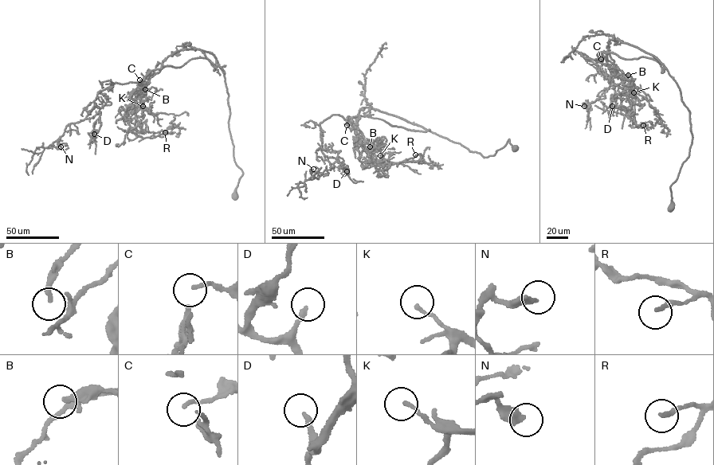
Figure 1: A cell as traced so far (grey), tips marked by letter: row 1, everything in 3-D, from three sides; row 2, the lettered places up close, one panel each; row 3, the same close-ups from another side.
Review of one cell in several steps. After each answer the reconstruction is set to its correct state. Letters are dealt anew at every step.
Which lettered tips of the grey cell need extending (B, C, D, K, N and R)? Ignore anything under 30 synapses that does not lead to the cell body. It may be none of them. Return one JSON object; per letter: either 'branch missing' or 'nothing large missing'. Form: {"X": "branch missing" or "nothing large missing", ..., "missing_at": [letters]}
{"B": "nothing large missing", "C": "nothing large missing", "D": "nothing large missing", "K": "nothing large missing", "N": "nothing large missing", "R": "nothing large missing", "missing_at": []}

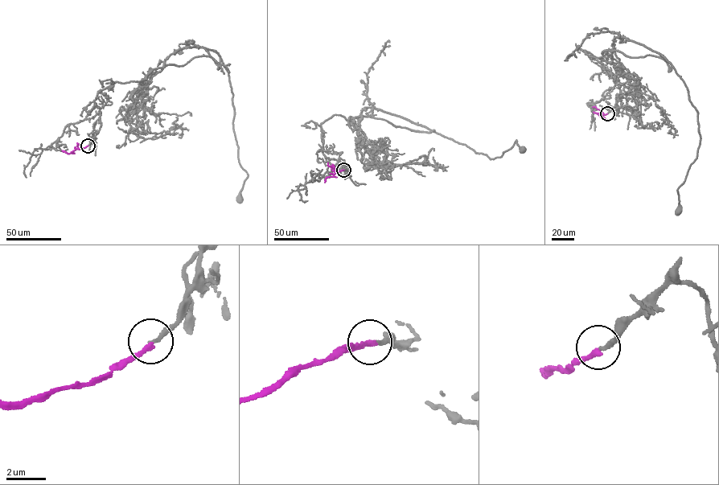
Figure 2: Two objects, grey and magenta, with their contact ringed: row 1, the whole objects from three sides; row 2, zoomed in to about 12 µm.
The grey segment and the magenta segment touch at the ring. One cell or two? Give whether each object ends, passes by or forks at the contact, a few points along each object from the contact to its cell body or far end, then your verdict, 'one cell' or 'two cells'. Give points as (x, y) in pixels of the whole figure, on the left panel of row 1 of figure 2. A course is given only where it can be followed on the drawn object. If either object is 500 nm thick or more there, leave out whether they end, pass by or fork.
grey ends there; magenta ends there; grey runs (88, 145), (101, 125), (98, 91), (195, 57), (209, 55), (218, 64), (221, 59), (248, 175), (240, 199); magenta runs (88, 145), (76, 149), (71, 153), (61, 150); one cell

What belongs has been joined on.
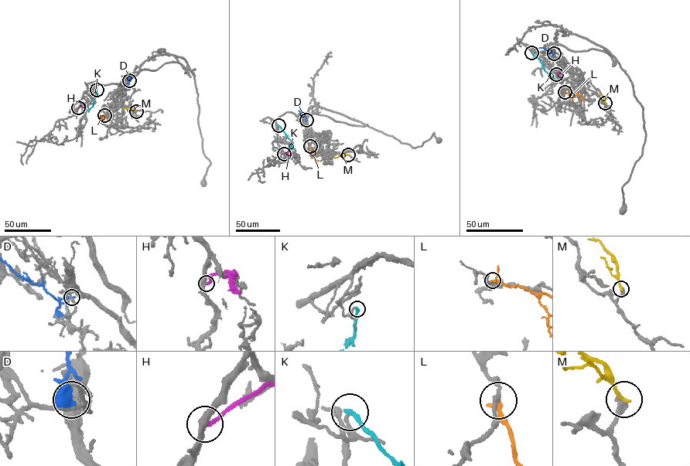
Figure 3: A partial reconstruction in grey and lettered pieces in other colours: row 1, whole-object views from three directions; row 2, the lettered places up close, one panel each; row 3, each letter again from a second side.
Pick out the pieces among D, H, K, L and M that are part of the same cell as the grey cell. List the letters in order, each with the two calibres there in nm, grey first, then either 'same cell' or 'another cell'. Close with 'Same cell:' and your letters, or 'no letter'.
D: 160/200 nm | another cell
H: 360/200 nm | another cell
K: 190/240 nm | another cell
L: 200/180 nm | another cell
M: 320/180 nm | another cell
Same cell: no letter

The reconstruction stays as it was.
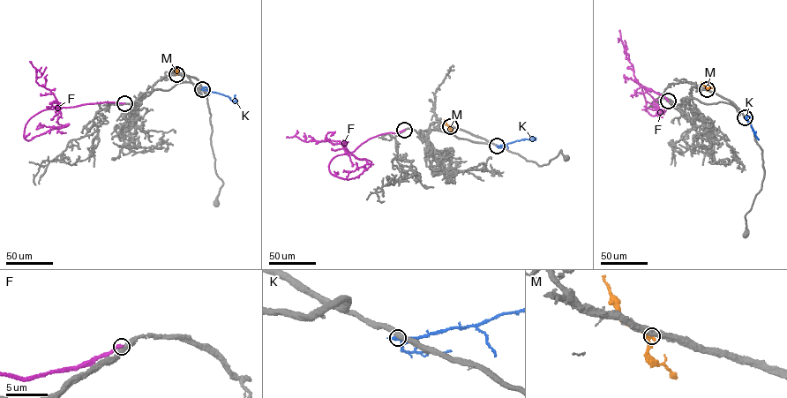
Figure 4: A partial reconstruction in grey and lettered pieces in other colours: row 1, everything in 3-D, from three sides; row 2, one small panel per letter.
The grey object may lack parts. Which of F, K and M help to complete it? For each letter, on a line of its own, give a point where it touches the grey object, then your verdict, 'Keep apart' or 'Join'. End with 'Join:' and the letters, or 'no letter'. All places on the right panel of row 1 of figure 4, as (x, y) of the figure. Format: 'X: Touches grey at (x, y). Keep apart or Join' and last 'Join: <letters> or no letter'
F: Touches grey at (668, 101). Keep apart
K: Touches grey at (745, 117). Keep apart
M: Touches grey at (707, 89). Keep apart
Join: no letter

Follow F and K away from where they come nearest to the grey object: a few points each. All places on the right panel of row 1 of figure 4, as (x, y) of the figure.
F: (668, 101), (642, 86), (648, 113), (654, 116), (665, 111), (644, 106)
K: (745, 117), (759, 138), (756, 131)

